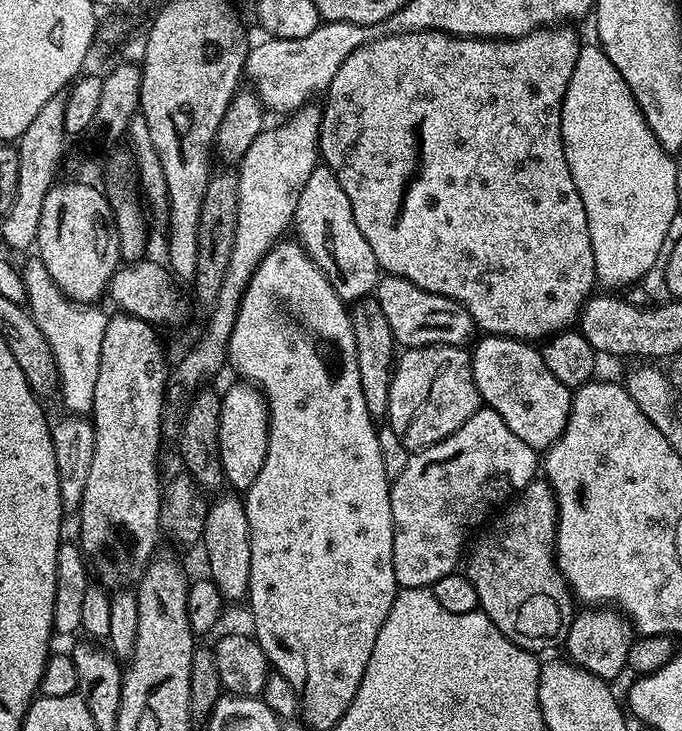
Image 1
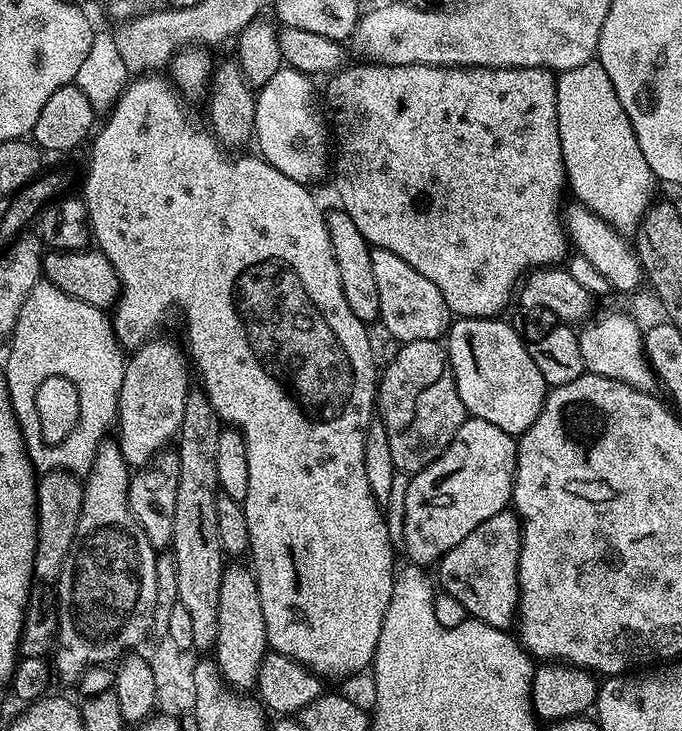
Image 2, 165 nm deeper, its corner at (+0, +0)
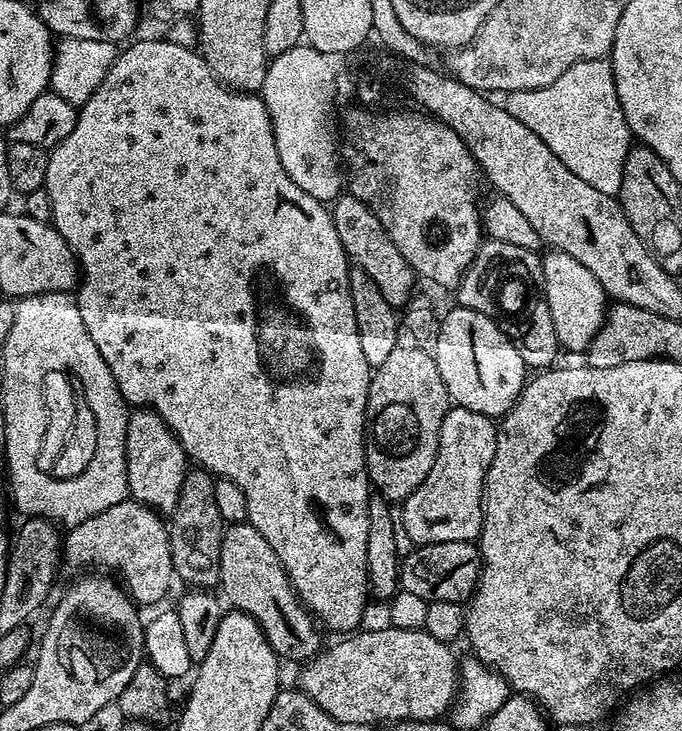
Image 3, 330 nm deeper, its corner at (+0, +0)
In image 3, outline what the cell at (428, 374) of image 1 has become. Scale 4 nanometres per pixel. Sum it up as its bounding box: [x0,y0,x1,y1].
[364,350,450,502]

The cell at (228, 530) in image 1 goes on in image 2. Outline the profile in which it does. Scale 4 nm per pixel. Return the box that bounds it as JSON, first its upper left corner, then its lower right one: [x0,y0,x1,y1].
[214,562,268,690]

